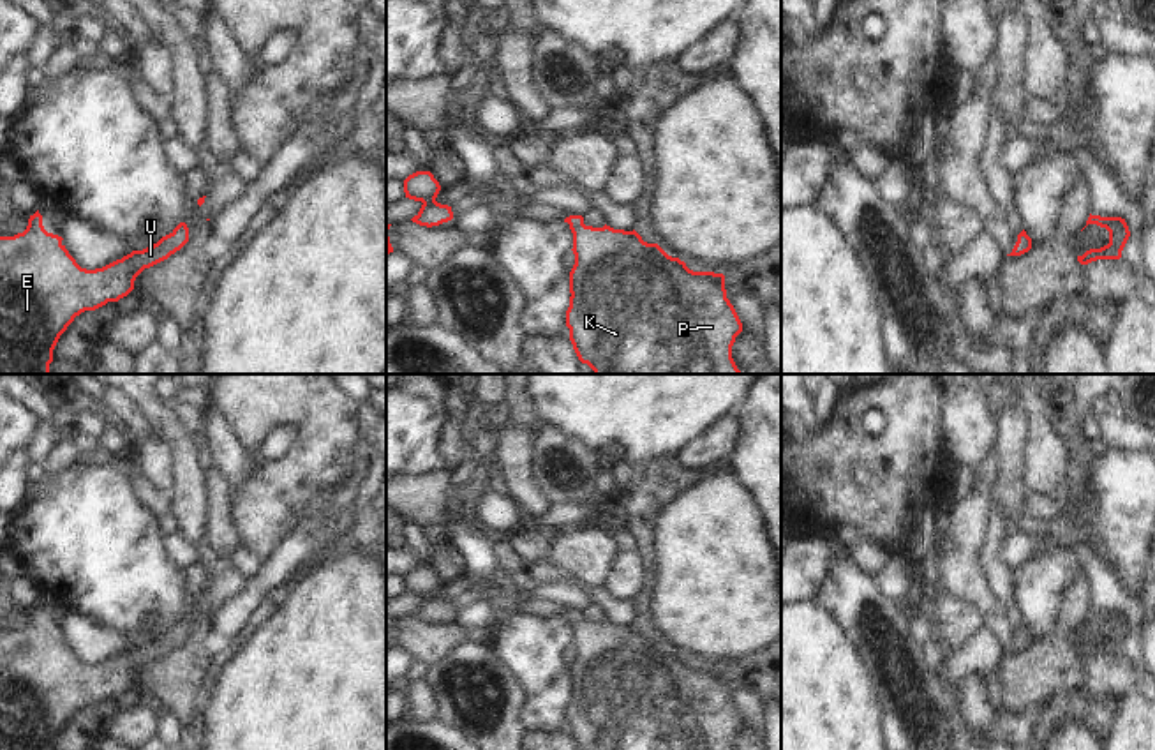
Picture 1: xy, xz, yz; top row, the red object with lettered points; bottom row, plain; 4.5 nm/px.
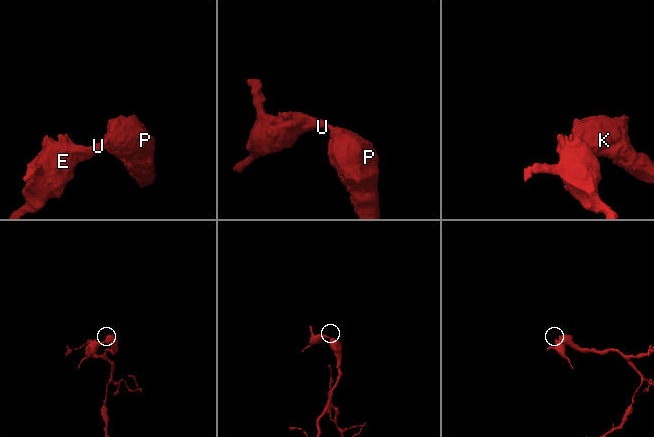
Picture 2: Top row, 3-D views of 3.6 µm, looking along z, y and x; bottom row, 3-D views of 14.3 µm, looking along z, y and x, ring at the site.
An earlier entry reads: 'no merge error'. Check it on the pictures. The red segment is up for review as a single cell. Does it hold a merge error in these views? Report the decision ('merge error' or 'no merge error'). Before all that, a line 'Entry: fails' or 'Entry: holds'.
Entry: holds
no merge error

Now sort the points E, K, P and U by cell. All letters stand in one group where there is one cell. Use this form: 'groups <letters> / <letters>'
groups E K P U

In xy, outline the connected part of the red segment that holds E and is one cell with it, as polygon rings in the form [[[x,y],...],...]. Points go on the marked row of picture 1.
[[[39,210],[30,215],[23,233],[0,236],[0,374],[51,374],[53,349],[74,318],[127,296],[145,268],[168,259],[189,242],[189,228],[180,222],[152,247],[95,270],[81,268],[62,240],[44,229]]]

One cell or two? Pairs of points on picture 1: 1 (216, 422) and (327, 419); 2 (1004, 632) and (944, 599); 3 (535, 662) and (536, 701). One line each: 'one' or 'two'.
1: two
2: two
3: one

